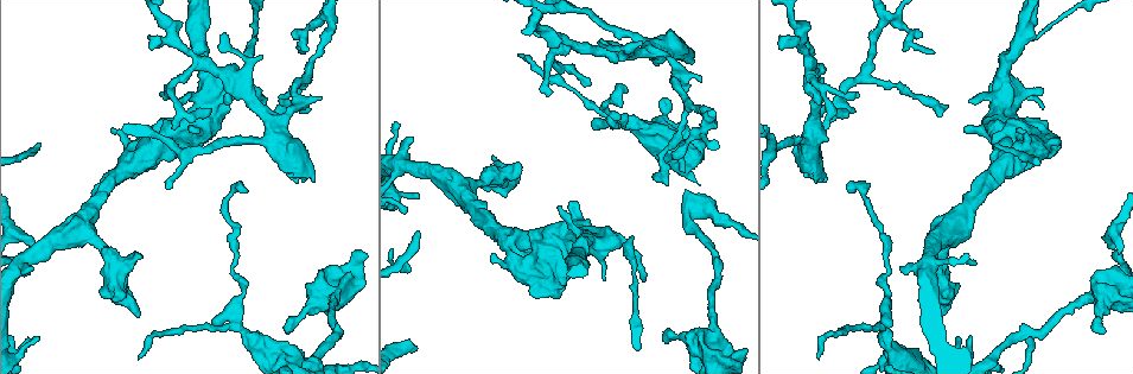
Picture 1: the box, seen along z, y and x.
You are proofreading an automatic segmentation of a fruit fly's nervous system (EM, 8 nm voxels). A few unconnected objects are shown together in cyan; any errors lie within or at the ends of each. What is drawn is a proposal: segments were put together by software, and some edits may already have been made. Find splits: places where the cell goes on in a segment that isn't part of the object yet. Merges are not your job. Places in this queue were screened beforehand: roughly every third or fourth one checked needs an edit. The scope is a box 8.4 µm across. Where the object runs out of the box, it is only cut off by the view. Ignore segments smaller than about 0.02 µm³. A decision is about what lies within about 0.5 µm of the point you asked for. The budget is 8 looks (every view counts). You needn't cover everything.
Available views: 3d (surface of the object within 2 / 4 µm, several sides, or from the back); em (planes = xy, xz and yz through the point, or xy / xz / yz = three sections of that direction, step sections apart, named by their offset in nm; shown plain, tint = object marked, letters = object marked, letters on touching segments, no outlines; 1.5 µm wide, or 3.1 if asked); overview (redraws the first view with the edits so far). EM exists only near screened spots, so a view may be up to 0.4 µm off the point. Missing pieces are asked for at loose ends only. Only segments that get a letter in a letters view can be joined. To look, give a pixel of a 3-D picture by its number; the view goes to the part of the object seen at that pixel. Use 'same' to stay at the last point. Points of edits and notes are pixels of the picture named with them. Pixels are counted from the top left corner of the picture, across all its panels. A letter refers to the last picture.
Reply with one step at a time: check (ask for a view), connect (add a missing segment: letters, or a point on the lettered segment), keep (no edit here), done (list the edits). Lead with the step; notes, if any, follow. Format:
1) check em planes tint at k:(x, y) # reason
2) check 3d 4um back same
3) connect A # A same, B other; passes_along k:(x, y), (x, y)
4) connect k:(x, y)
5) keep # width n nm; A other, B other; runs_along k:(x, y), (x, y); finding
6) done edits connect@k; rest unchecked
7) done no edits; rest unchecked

check 3d 2um at 1:(415, 348) # an open end

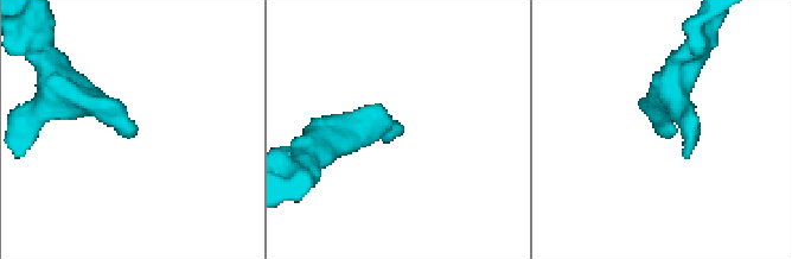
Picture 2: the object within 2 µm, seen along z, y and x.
check em planes plain at 2:(666, 138)

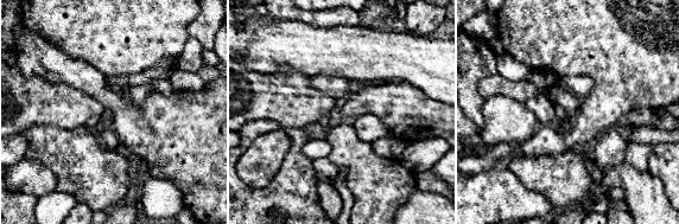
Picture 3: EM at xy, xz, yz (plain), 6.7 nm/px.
check em planes letters same

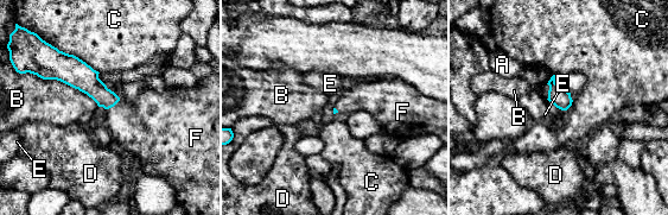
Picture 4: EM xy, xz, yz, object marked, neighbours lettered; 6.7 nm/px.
connect F # A other, B other, C other, D other, E other, F same; passes_along 4:(87, 81), (113, 106), (144, 126); it goes on there

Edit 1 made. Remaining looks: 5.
check 3d 4um at 1:(642, 281) # free end

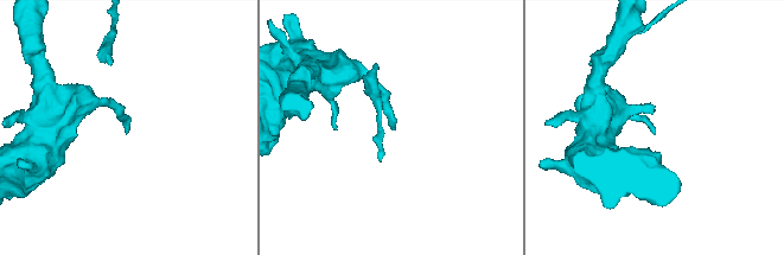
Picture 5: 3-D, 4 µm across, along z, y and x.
check em planes letters at 5:(652, 132) # shape alone is not enough

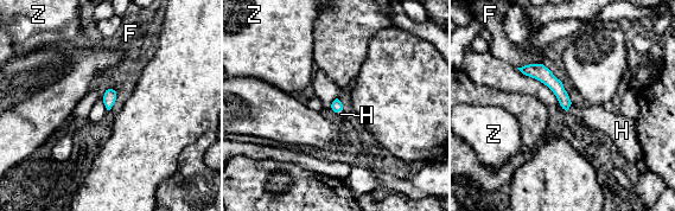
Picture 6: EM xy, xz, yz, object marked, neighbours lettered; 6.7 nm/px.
connect H # width 70 nm; F other, H same, Z other; passes_along 6:(546, 77), (570, 106), (599, 117); the cell continues

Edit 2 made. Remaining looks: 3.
check 3d 4um at 1:(548, 94) # tapers out

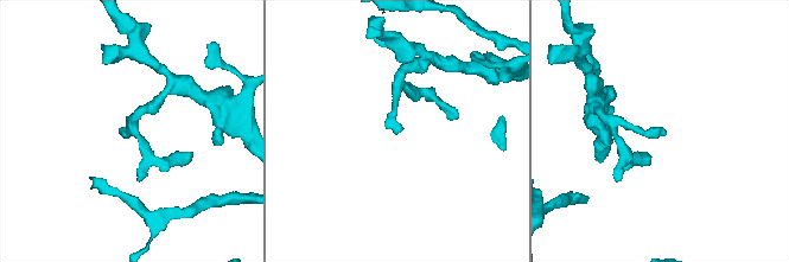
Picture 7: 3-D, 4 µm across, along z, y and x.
check em 3.1um planes letters at 7:(666, 134) # shape alone is not enough

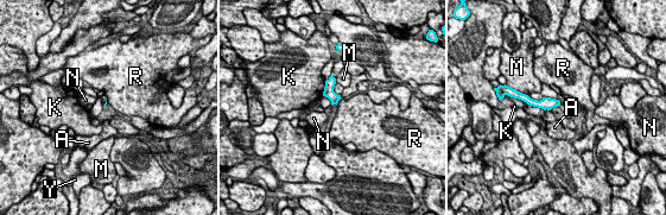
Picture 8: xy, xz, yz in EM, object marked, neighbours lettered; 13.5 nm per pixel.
keep # A other, K other, M other, N other, R other, Y other; border 8:(342, 97), (336, 103); no lettered segment goes on from it

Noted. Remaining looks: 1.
done edits connect@4, connect@6; rest unchecked

